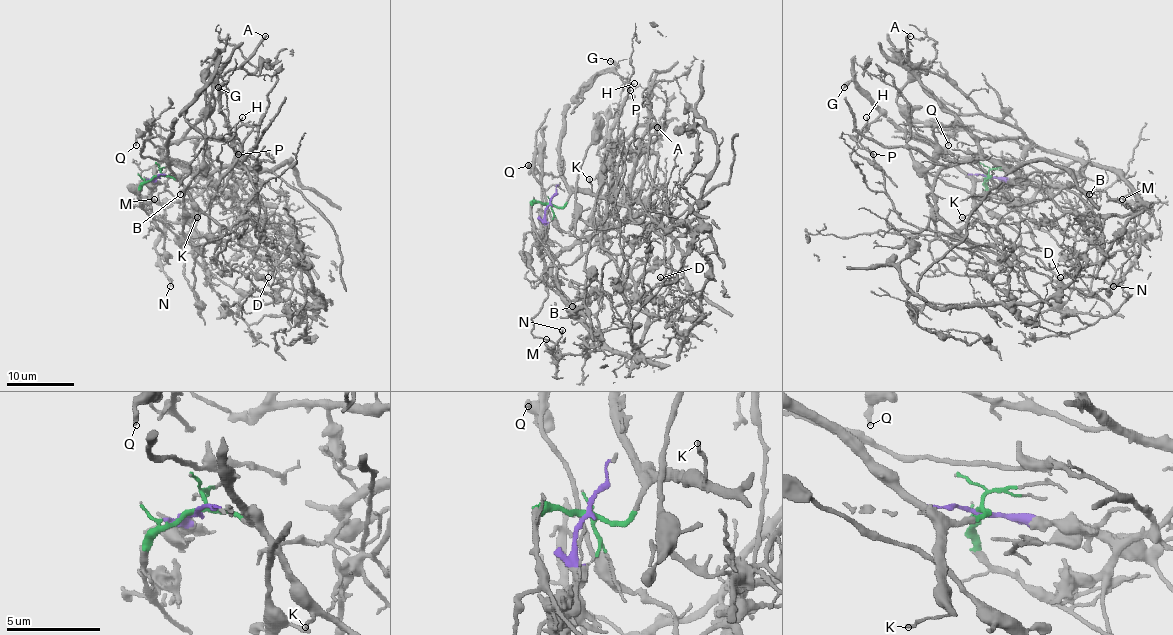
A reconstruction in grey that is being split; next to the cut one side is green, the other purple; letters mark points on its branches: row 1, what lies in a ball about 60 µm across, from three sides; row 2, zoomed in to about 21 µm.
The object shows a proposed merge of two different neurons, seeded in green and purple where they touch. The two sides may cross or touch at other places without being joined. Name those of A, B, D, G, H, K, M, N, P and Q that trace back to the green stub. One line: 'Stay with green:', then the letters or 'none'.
Stay with green: D, G, H, K, P

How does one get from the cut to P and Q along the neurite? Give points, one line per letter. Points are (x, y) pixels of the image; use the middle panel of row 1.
P: (548, 204), (561, 207), (566, 202), (568, 187), (559, 163), (563, 111), (595, 75), (613, 72), (630, 91)
Q: (549, 204), (541, 249), (544, 279), (554, 290), (553, 259), (541, 222), (541, 177), (527, 165)

